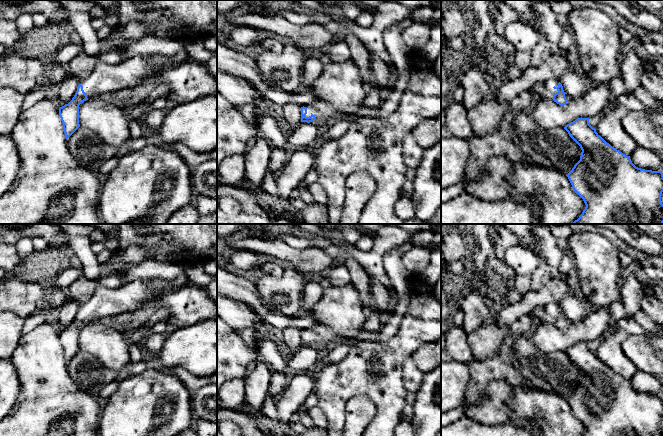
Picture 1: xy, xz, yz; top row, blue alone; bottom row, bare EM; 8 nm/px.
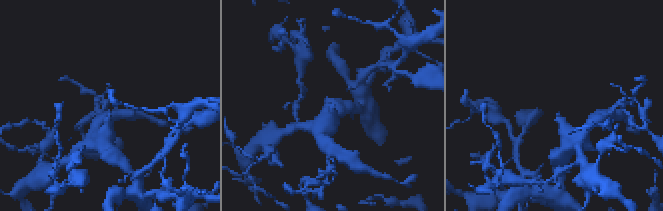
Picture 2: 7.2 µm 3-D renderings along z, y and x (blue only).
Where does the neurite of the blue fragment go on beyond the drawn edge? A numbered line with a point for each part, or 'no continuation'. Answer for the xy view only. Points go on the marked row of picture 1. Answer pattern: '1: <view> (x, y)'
1: xy (137, 70)

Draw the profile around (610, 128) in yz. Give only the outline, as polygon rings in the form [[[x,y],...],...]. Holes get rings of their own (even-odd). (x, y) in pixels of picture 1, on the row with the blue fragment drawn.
[[[616,104],[613,109],[597,124],[596,132],[612,147],[626,156],[636,150],[637,144],[624,130],[622,119],[628,109],[622,104]]]

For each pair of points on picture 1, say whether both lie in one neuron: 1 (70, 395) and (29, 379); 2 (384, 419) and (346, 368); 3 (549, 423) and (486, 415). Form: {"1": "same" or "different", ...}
{"1": "same", "2": "same", "3": "same"}

